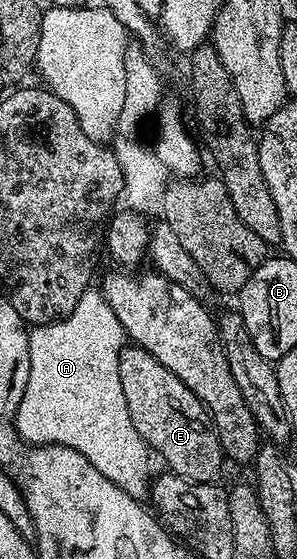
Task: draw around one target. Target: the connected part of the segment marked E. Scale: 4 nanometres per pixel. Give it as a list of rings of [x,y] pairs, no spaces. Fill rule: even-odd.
[[[134,344],[124,345],[119,357],[119,371],[121,372],[121,392],[125,392],[125,404],[129,404],[129,416],[133,420],[133,428],[145,439],[148,447],[156,455],[159,454],[167,461],[167,466],[175,474],[188,478],[188,483],[216,481],[215,477],[223,470],[225,455],[219,443],[219,433],[211,422],[211,411],[204,406],[202,400],[195,395],[165,364],[161,364],[143,349]]]

